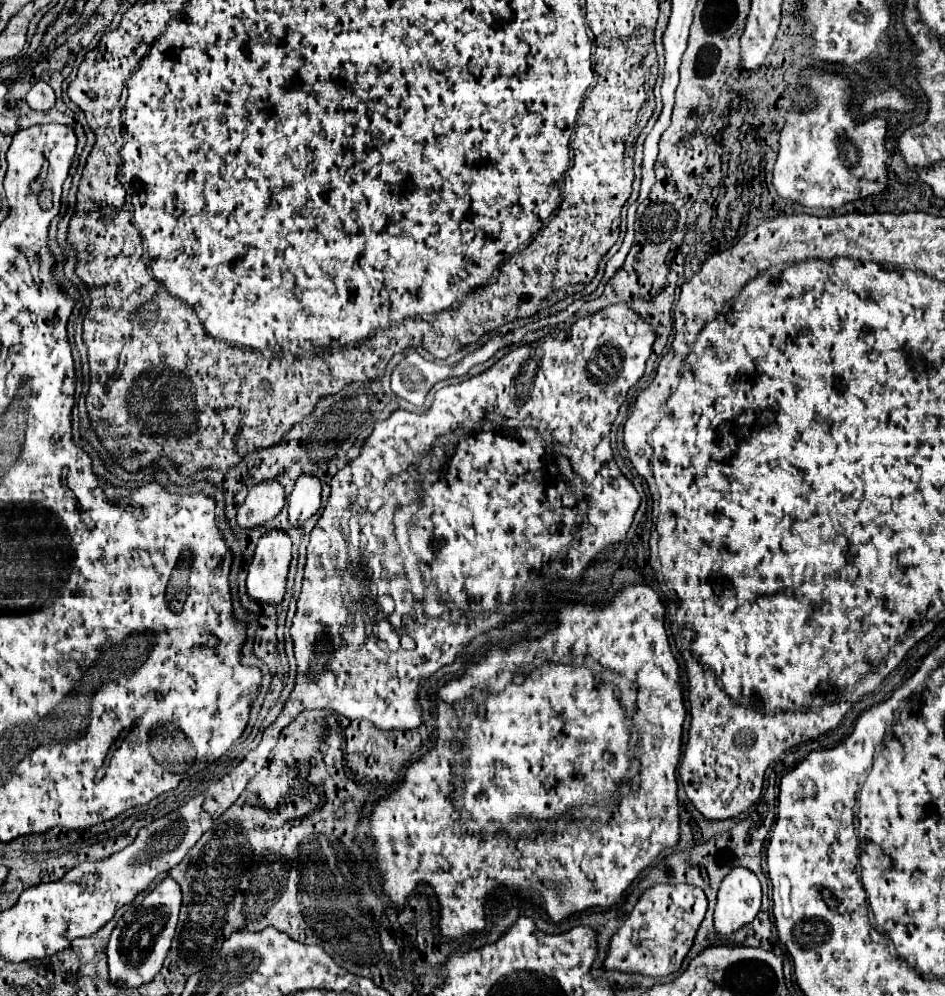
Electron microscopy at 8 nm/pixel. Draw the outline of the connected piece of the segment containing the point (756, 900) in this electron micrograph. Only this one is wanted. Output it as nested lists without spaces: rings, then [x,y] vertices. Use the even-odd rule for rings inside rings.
[[[745,867],[733,869],[717,891],[715,927],[729,935],[739,927],[751,923],[761,909],[761,883],[757,875]]]

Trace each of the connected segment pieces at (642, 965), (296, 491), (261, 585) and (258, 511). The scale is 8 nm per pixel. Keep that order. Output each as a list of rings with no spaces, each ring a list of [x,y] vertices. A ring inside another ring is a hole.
[[[655,885],[647,889],[633,907],[623,927],[613,935],[603,967],[625,973],[643,973],[651,977],[665,977],[679,971],[685,955],[693,945],[705,911],[707,897],[699,887]]]
[[[301,475],[287,499],[289,521],[293,527],[301,527],[305,519],[317,513],[321,507],[321,481],[317,475]]]
[[[283,529],[267,531],[249,563],[247,593],[261,605],[279,605],[291,563],[291,537]]]
[[[259,481],[255,483],[245,503],[239,507],[237,523],[245,529],[257,527],[269,519],[273,519],[285,505],[285,489],[279,481]]]

